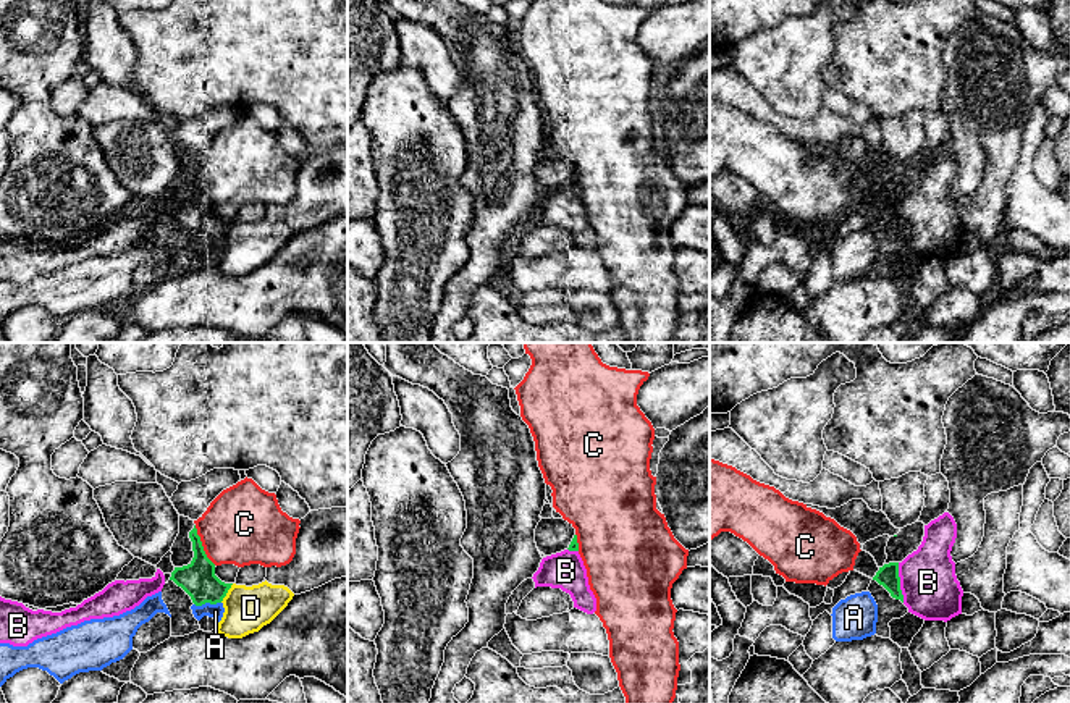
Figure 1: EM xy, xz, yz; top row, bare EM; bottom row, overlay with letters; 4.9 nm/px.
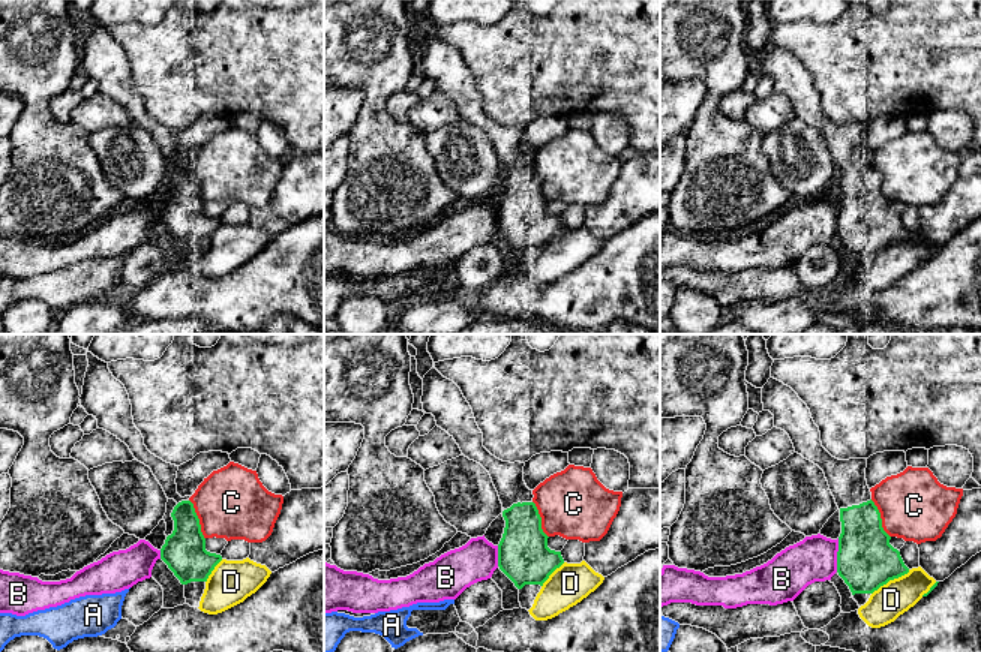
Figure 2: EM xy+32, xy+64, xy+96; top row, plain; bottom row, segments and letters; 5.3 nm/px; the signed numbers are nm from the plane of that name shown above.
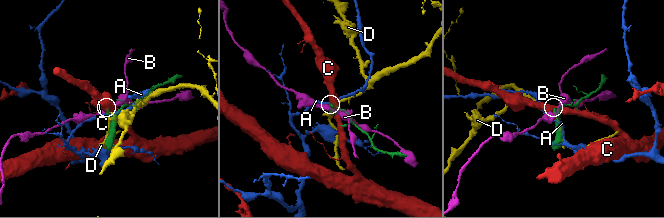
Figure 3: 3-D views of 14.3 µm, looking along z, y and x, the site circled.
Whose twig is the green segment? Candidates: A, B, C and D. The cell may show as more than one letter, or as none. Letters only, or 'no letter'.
no letter

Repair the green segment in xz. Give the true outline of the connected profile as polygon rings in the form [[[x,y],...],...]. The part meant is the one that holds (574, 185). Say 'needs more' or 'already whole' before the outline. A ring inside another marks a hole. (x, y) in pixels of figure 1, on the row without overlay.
needs more; [[[541,157],[535,166],[535,181],[545,194],[564,187],[579,189],[575,166],[564,157]]]

